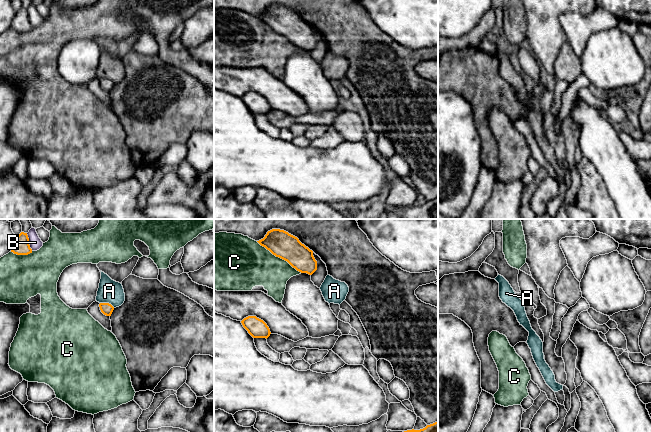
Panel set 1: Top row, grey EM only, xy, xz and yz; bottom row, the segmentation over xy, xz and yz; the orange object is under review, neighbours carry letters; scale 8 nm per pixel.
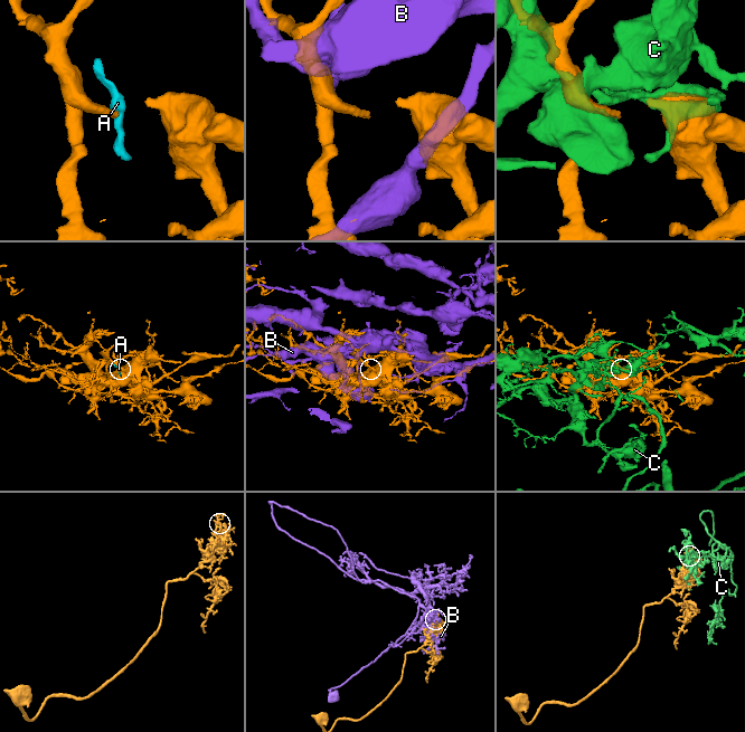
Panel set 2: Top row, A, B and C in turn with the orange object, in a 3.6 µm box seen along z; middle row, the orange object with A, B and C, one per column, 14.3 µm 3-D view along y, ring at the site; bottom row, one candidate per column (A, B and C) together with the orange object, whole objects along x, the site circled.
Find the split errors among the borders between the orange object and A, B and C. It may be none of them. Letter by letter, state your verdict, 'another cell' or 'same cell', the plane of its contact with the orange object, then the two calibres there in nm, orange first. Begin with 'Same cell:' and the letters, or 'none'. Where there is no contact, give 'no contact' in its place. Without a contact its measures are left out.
Same cell: none
A: another cell; contact in xy; calibres 90 and 190 nm
B: another cell; contact in xy; calibres 140 and 100 nm
C: another cell; contact in xz; calibres 220 and 360 nm

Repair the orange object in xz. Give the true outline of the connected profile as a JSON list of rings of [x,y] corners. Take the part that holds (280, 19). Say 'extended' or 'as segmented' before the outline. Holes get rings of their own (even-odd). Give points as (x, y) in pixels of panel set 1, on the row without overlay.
as segmented; [[[272,5],[257,18],[301,49],[312,51],[317,46],[313,27],[284,6]]]

